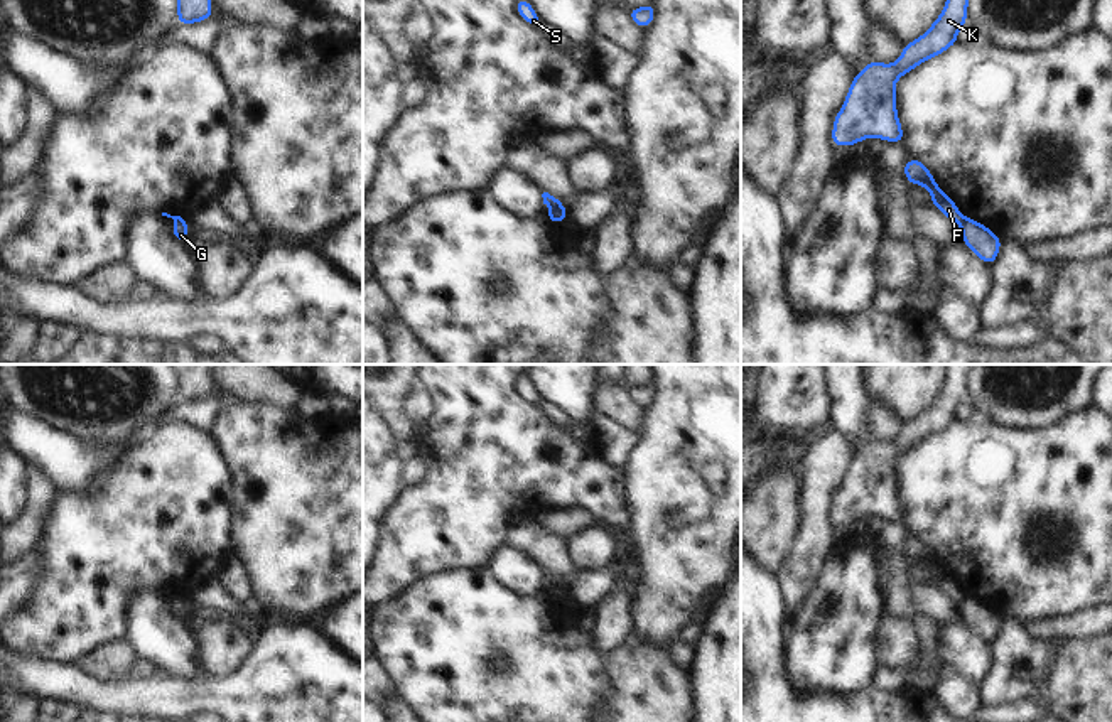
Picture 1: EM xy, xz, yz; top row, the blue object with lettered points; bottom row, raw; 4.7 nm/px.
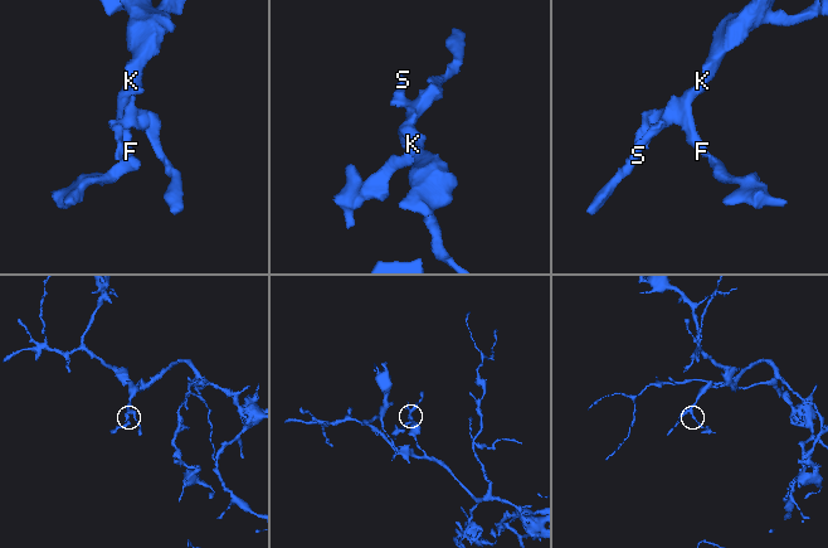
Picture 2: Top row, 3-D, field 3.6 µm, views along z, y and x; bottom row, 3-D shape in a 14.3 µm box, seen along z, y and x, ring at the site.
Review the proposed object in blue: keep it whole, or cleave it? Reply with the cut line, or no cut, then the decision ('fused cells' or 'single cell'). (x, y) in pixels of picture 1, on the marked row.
cut xz (552, 208), (562, 210); fused cells

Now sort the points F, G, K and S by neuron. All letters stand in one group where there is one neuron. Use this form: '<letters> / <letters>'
F K S / G

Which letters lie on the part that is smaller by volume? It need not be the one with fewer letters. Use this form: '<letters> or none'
G

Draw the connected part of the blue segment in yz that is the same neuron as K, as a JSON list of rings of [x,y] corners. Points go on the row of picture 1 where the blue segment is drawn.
[[[947,0],[942,15],[921,37],[904,46],[896,64],[869,61],[866,69],[854,76],[845,103],[834,120],[835,147],[850,147],[867,137],[903,145],[894,84],[915,66],[957,44],[960,27],[967,24],[967,3],[969,0]]]

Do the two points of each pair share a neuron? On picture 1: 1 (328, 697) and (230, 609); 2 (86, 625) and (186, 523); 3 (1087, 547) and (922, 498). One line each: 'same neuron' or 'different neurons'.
1: different neurons
2: same neuron
3: same neuron

